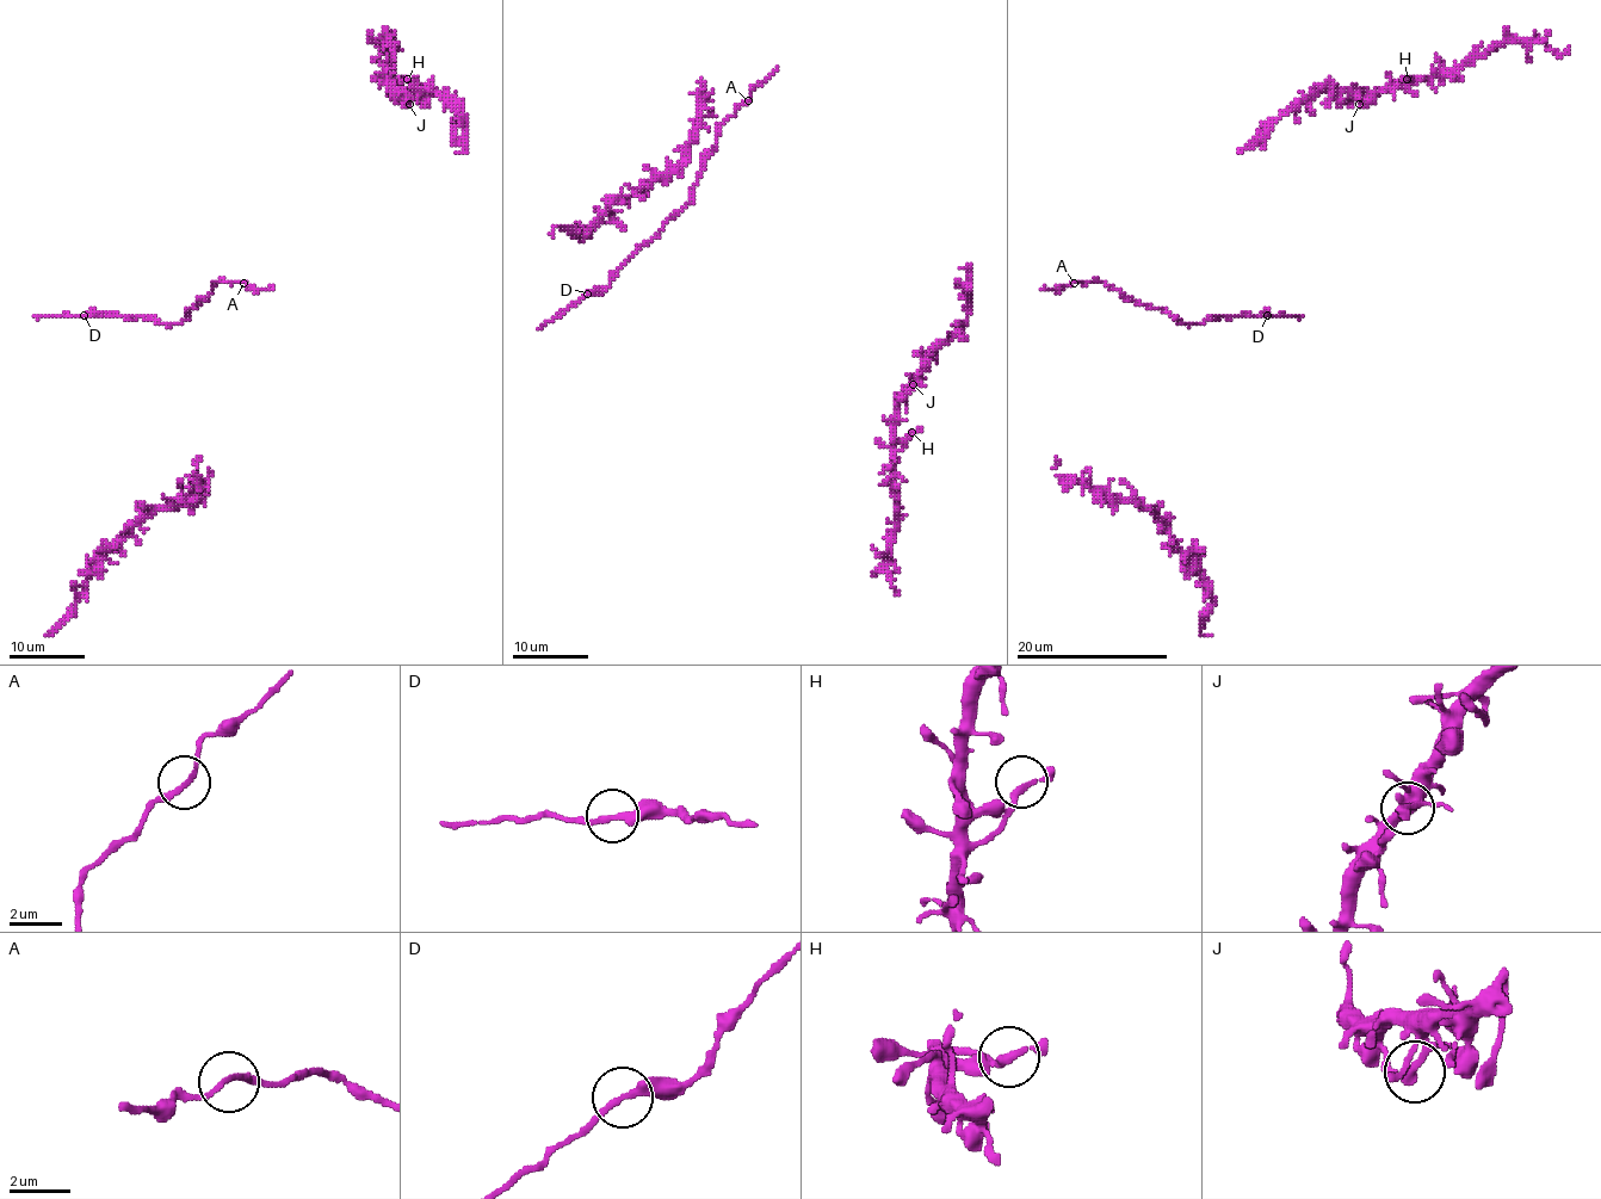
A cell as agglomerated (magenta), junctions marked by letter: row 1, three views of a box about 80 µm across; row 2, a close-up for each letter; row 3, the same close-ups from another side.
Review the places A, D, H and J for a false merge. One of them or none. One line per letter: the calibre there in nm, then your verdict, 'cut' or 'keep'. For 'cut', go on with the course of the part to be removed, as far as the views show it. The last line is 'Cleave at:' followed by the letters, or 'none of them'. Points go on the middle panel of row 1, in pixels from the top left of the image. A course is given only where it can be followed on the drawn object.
A: 190 nm | keep
D: 260 nm | cut | (588, 294), (538, 329)
H: 240 nm | keep
J: 260 nm | keep
Cleave at: D

